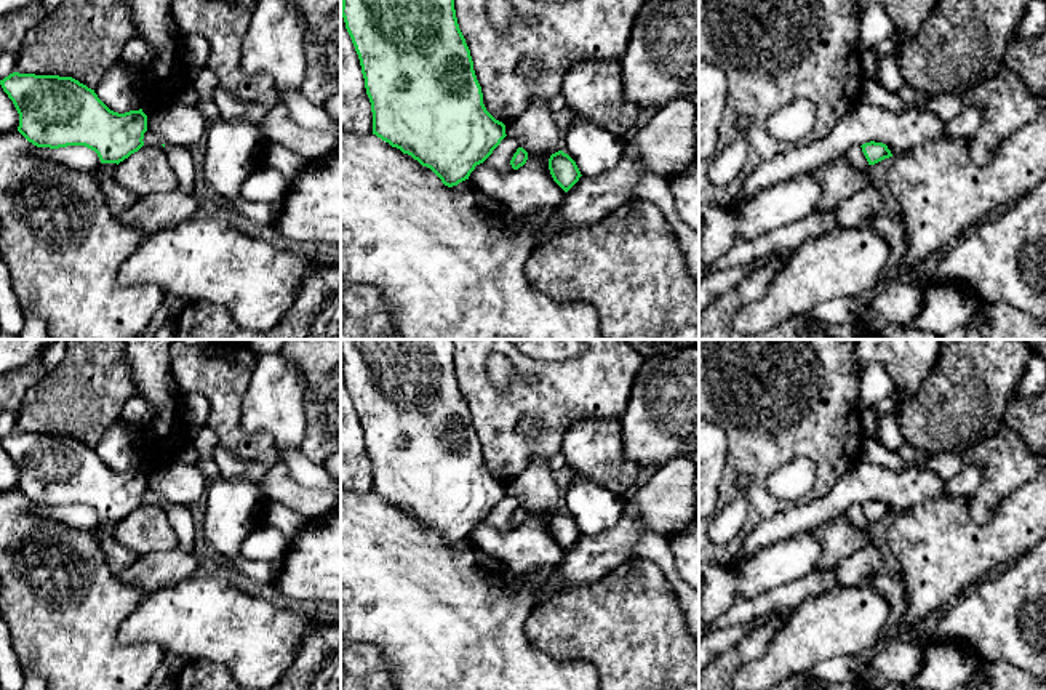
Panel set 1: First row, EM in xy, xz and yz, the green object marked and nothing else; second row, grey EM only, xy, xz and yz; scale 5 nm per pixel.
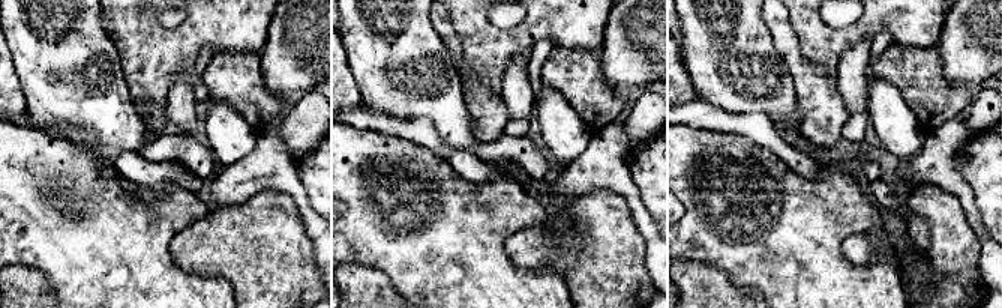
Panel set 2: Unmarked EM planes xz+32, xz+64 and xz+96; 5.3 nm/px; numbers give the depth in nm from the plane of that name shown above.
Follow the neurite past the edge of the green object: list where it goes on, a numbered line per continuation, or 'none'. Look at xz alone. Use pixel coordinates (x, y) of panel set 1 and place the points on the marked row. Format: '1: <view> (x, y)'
none

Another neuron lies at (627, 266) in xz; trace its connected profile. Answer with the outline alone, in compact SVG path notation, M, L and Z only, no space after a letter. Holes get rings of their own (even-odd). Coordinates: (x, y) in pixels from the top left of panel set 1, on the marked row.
M629 202L595 224L534 248L525 274L534 290L557 301L587 301L598 314L601 339L673 339L683 327L699 325L699 283L691 277L662 210L649 202Z

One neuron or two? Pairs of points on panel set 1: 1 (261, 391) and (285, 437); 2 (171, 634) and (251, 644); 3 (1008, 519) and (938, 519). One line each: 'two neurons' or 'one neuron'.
1: one neuron
2: one neuron
3: one neuron

